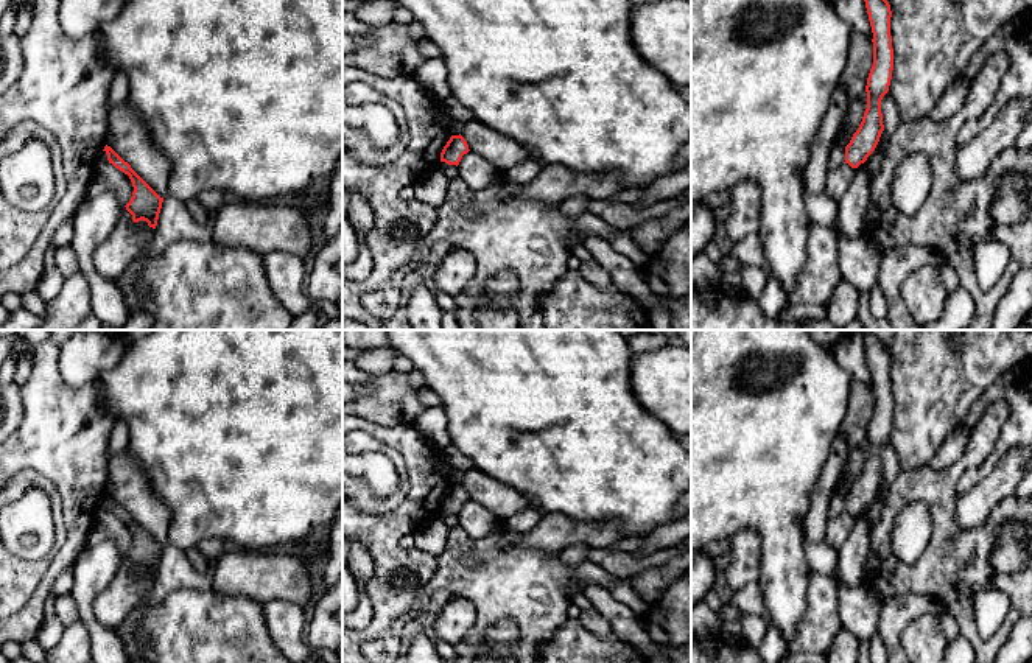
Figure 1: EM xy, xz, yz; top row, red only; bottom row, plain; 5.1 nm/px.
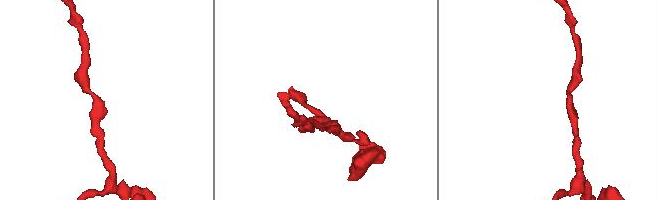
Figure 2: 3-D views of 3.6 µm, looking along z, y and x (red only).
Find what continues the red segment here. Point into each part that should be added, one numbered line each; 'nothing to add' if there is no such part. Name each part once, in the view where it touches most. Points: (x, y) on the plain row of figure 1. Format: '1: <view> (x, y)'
nothing to add

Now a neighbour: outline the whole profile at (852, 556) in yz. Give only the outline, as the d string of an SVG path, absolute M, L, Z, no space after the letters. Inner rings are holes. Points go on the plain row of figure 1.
M884 479L875 500L867 506L864 512L855 517L855 528L850 532L847 542L837 549L837 577L841 582L858 587L865 584L865 556L870 549L870 520L867 515L869 507L879 498Z

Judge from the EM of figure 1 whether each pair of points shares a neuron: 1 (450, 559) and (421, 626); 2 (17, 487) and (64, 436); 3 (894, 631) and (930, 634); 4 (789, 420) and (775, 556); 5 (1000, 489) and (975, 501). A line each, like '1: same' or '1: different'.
1: different
2: different
3: different
4: same
5: same

